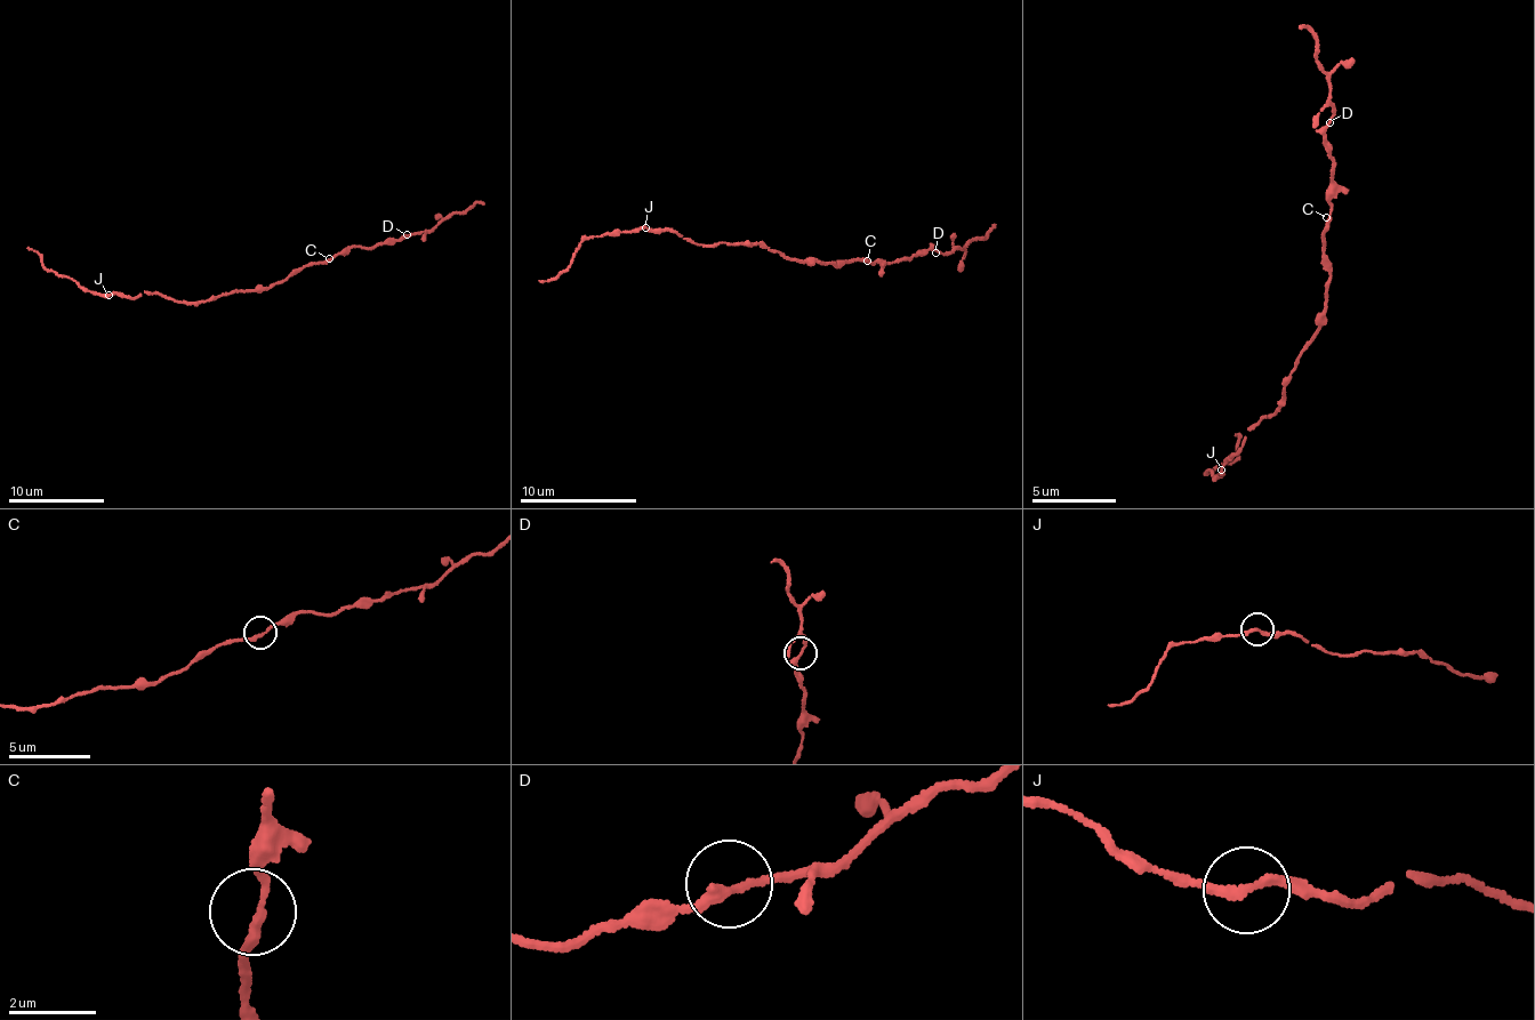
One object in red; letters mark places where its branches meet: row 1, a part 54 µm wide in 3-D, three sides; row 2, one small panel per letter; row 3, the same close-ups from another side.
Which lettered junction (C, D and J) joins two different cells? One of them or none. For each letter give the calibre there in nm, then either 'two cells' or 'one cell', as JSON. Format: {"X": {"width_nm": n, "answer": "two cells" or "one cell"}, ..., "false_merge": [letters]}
{"C": {"width_nm": 200, "answer": "one cell"}, "D": {"width_nm": 220, "answer": "one cell"}, "J": {"width_nm": 200, "answer": "two cells"}, "false_merge": ["J"]}

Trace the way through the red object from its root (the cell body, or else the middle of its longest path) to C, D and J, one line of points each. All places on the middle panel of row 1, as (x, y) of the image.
C: (802, 260), (835, 266), (852, 259), (867, 260)
D: (802, 260), (835, 266), (859, 259), (884, 265), (910, 259), (930, 249), (935, 253)
J: (802, 260), (784, 257), (757, 243), (714, 242), (704, 246), (690, 243), (676, 231), (644, 227)

